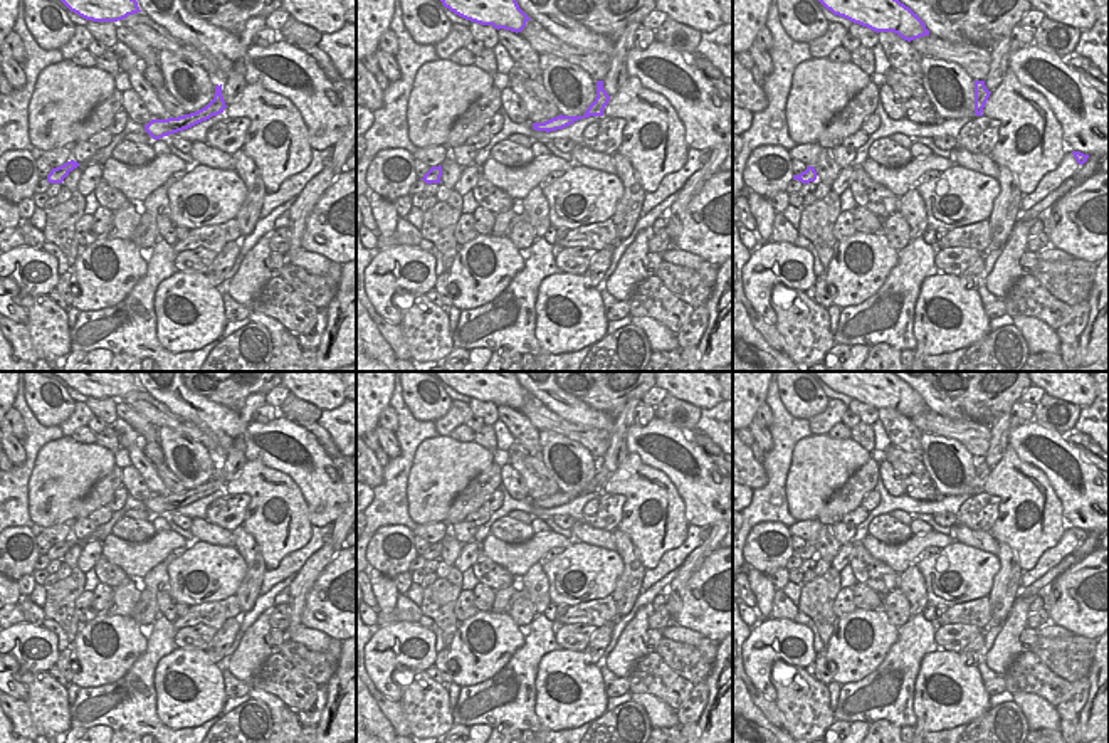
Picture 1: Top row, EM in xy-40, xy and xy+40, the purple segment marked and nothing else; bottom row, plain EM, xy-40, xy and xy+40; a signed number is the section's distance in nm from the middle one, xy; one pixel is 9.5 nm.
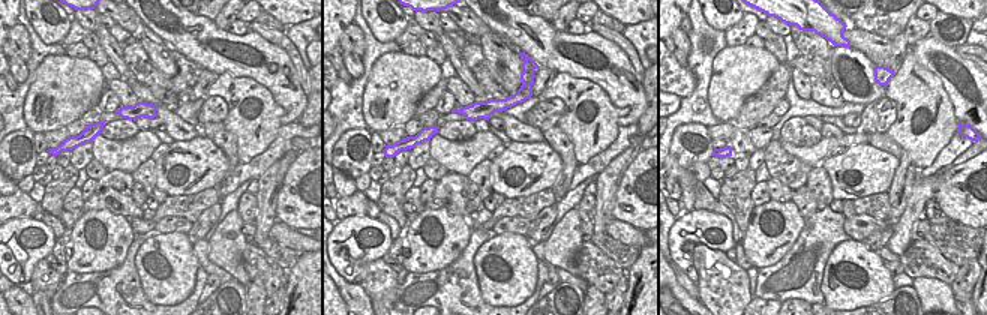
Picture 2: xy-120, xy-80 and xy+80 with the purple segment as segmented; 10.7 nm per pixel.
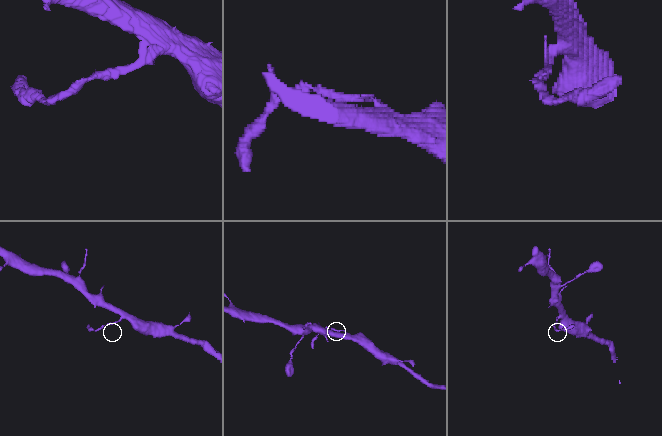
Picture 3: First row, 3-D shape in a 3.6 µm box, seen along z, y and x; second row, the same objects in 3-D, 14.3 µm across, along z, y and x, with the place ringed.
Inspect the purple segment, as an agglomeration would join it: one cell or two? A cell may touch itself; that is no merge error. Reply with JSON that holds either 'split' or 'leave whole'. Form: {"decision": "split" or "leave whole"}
{"decision": "split"}

